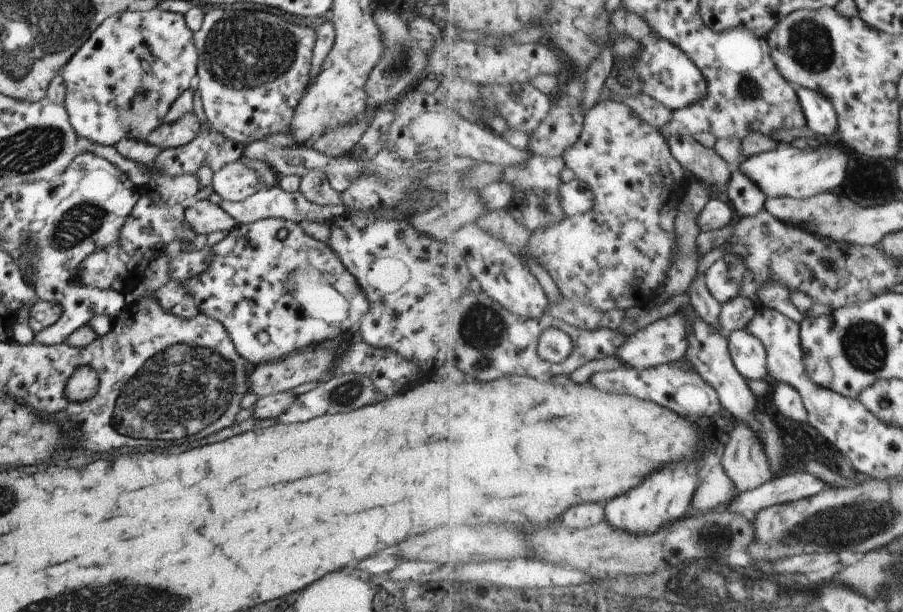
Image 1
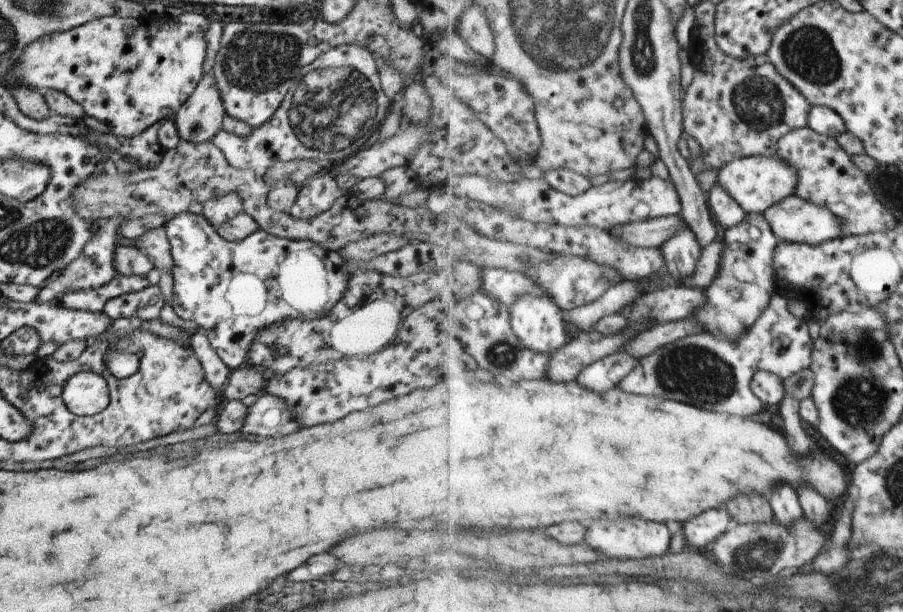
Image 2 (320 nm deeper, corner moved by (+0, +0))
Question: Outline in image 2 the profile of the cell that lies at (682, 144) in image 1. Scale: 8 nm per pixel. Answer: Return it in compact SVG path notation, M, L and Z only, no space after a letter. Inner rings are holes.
M718 181L711 188L708 200L714 219L726 230L741 224L748 214Z

